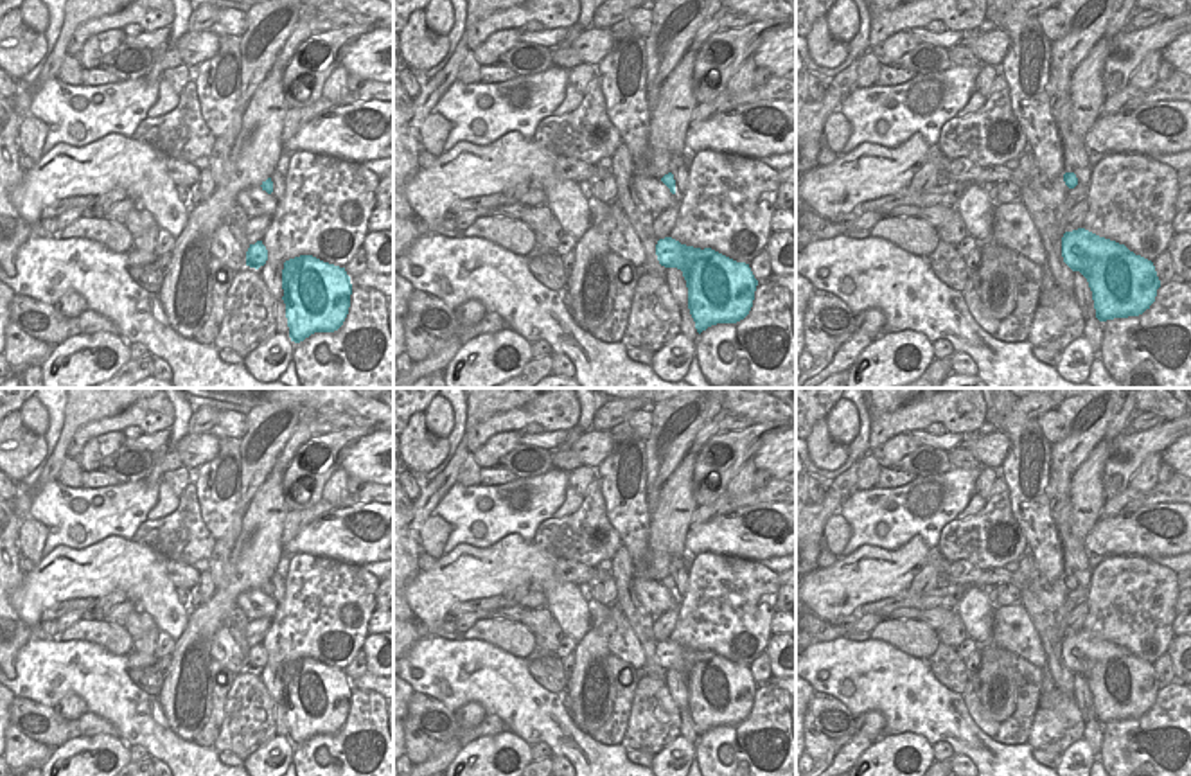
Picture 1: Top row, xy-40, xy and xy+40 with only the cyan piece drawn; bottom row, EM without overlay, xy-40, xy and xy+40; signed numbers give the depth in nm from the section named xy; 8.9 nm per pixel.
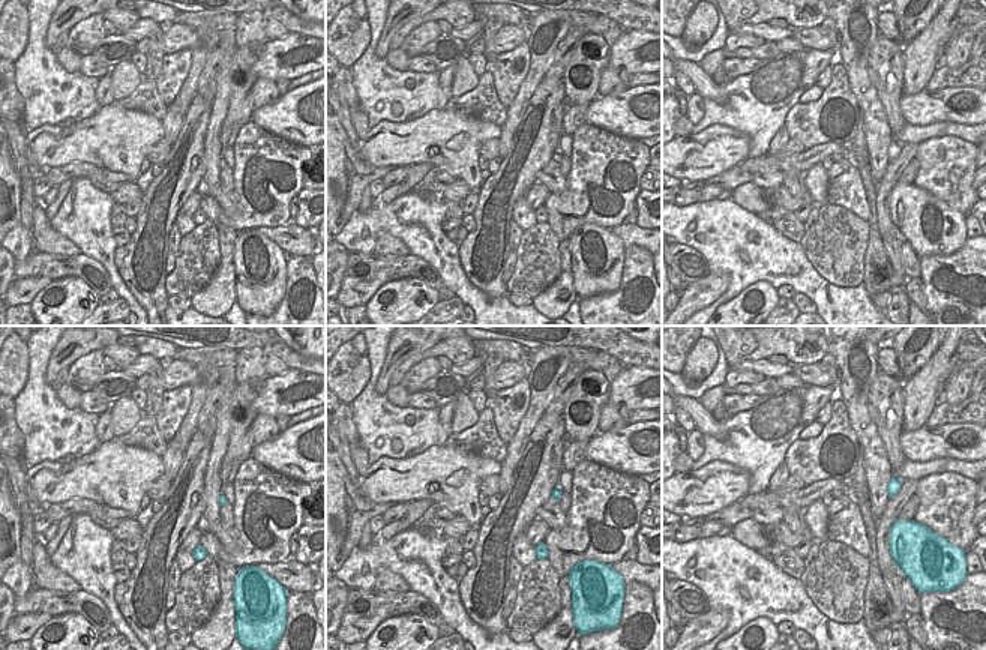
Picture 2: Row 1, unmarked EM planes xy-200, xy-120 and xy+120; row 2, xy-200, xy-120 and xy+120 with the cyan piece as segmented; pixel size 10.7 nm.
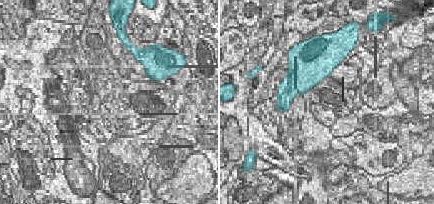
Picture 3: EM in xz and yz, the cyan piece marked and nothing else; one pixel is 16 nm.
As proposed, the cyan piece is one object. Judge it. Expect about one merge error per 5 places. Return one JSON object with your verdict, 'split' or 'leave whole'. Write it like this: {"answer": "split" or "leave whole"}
{"answer": "leave whole"}

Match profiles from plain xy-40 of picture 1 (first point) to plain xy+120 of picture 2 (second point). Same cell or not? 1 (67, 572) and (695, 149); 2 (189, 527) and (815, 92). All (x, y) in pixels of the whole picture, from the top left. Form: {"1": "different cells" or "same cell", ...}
{"1": "same cell", "2": "different cells"}

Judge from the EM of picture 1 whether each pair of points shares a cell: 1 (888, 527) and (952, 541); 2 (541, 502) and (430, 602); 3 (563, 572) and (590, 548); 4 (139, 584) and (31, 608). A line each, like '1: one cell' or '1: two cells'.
1: two cells
2: two cells
3: two cells
4: one cell

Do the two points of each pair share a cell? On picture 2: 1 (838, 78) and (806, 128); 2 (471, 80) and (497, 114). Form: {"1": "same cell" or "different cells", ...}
{"1": "same cell", "2": "different cells"}

